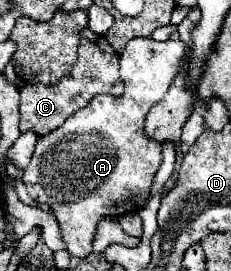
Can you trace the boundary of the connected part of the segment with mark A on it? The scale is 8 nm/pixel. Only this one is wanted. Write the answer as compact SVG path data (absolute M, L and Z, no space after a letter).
M132 38L132 42L126 44L124 52L120 54L120 78L126 78L126 92L122 96L96 95L86 108L68 118L64 126L60 126L56 132L38 137L32 162L24 170L22 180L28 188L30 198L40 204L48 204L54 210L54 216L60 222L60 230L66 242L66 250L70 254L90 254L92 236L100 218L138 212L146 204L154 174L162 162L162 148L158 144L152 144L152 140L144 136L144 116L168 92L172 80L180 74L180 68L186 60L184 52L186 46L182 40L158 42L154 38Z

